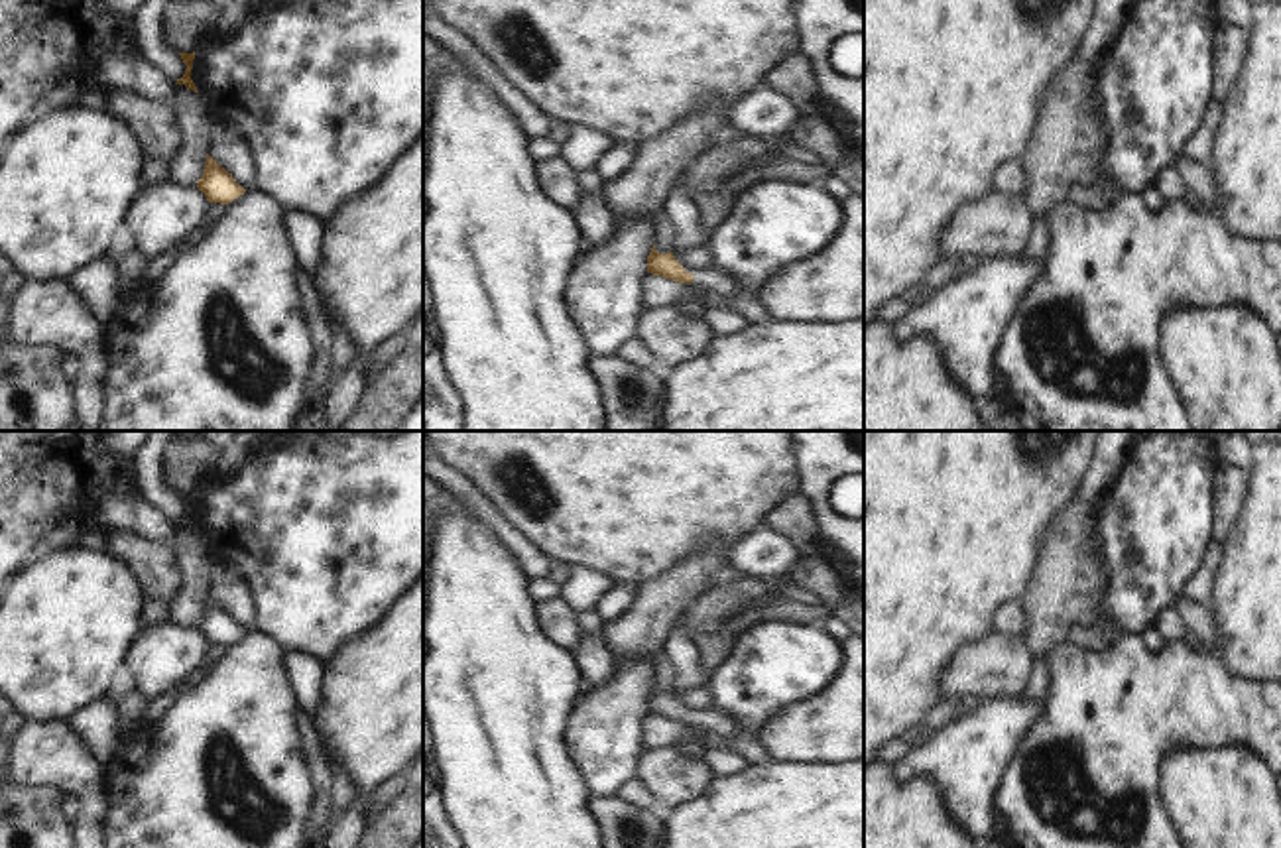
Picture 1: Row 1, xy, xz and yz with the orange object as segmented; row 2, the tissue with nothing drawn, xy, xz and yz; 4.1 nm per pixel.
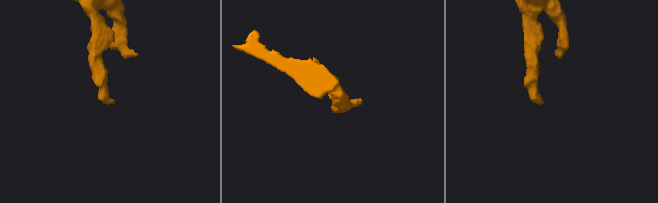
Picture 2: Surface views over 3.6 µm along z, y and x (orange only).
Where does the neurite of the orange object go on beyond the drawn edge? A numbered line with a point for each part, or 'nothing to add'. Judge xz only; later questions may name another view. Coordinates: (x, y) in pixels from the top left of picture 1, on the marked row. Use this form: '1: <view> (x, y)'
1: xz (713, 280).

